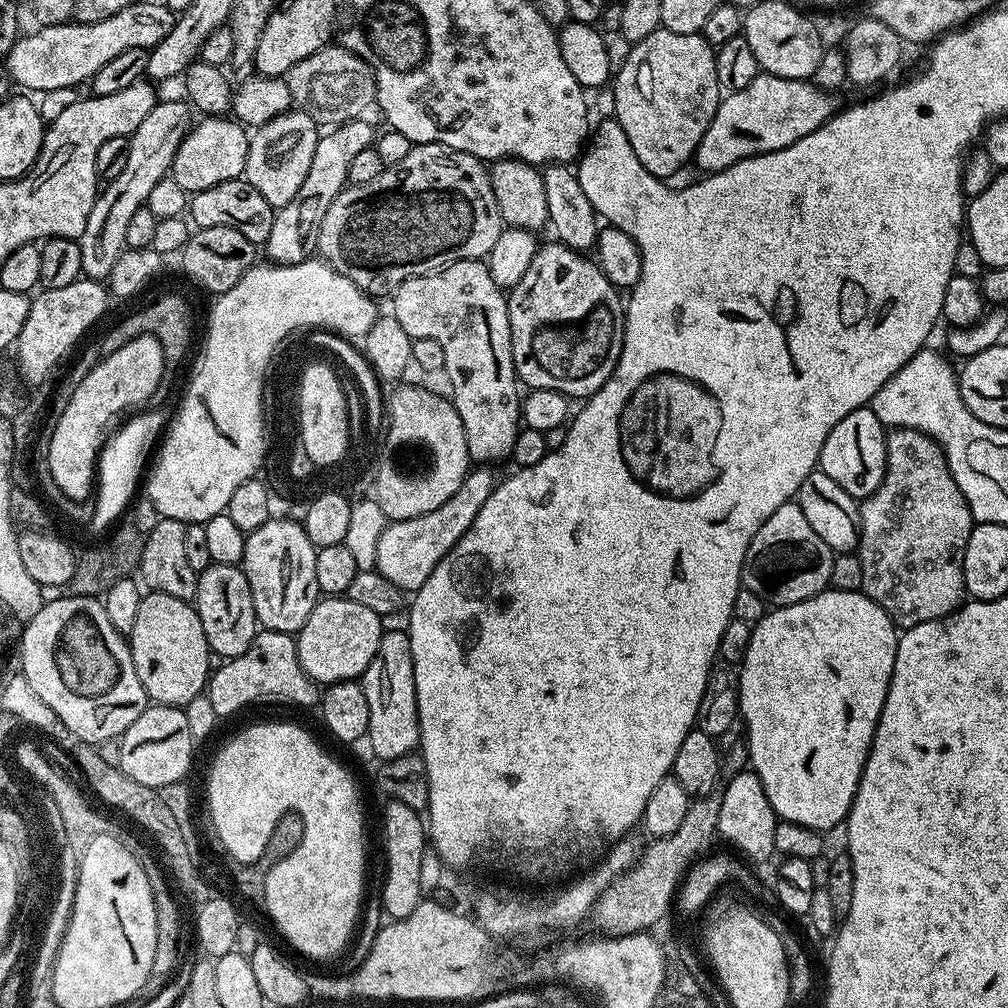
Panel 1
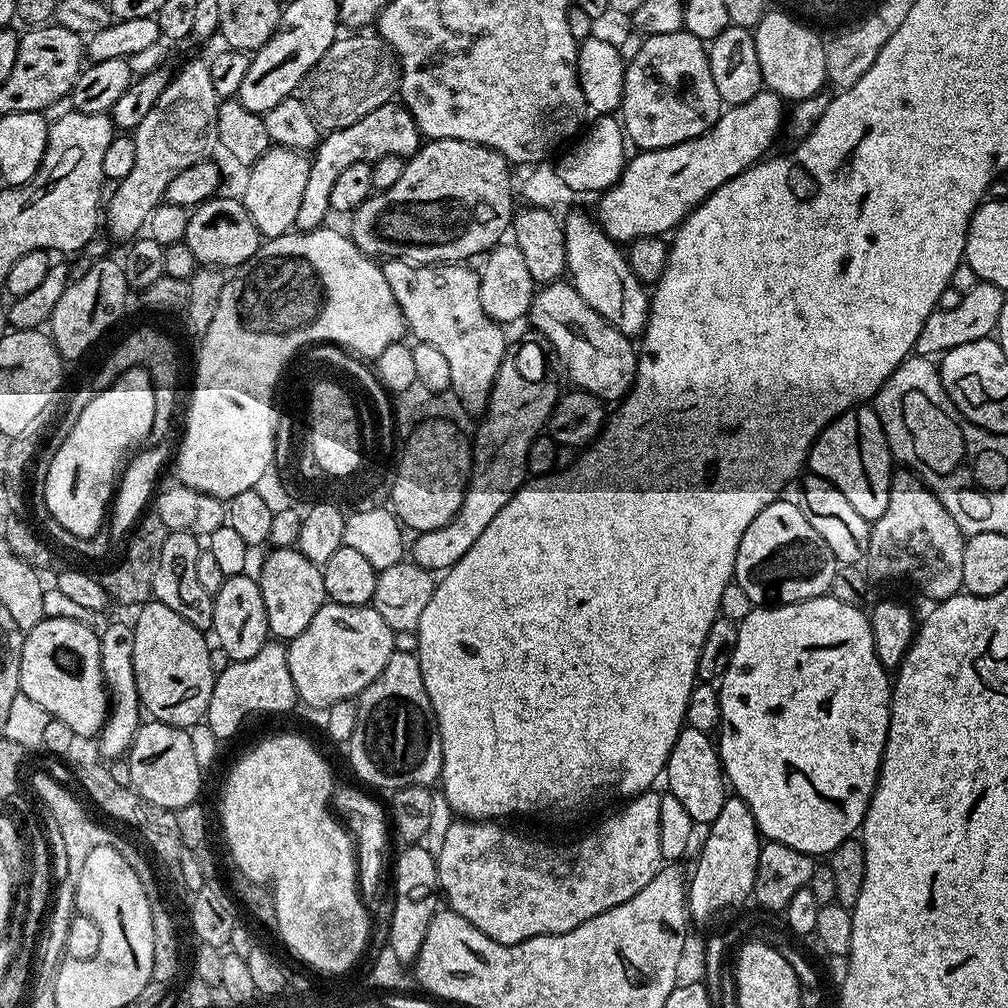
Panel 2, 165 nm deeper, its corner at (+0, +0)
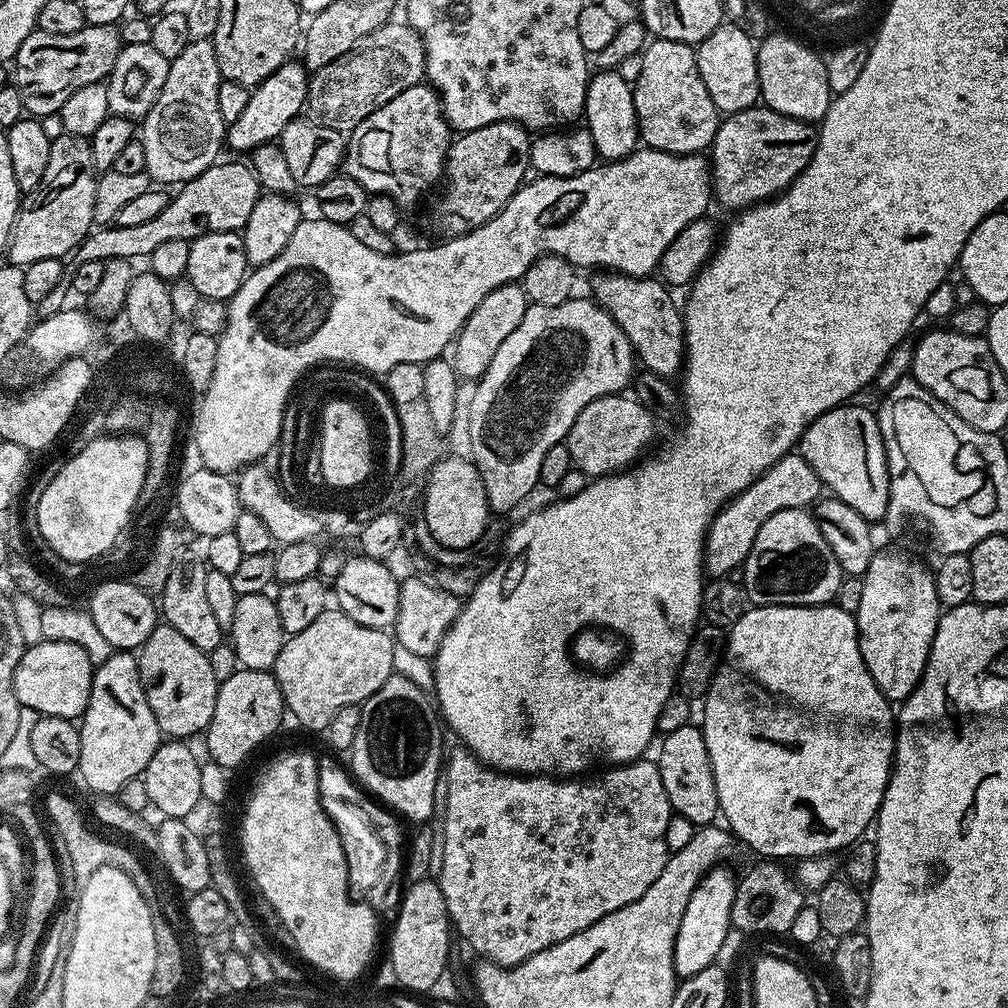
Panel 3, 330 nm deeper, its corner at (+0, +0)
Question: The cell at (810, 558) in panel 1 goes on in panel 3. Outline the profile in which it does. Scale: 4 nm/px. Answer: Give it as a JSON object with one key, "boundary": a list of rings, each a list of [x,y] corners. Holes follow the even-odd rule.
{"boundary":[[[803,508],[778,510],[762,522],[754,546],[742,565],[744,595],[753,605],[826,604],[835,601],[842,573],[834,550],[822,538],[815,515]]]}

